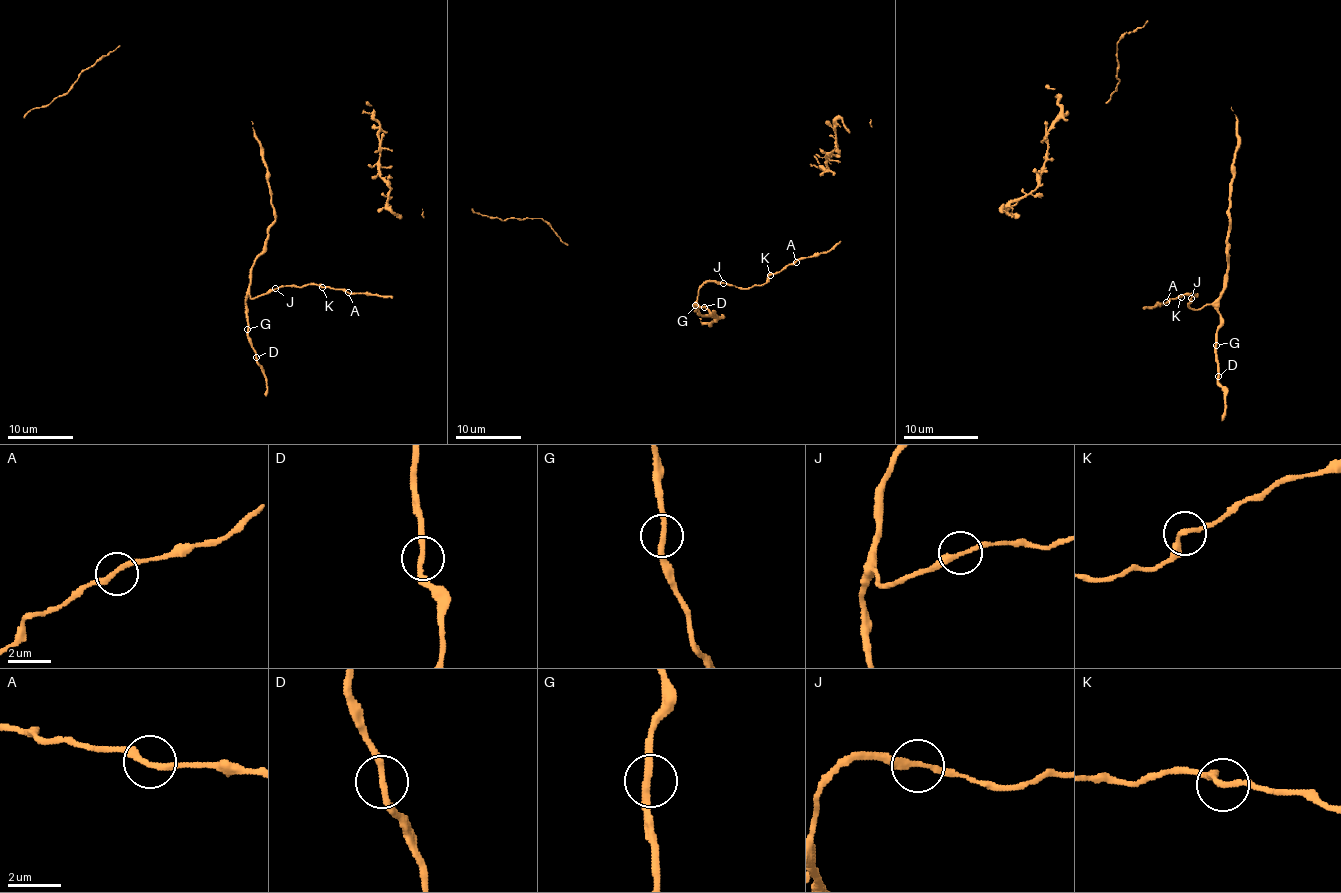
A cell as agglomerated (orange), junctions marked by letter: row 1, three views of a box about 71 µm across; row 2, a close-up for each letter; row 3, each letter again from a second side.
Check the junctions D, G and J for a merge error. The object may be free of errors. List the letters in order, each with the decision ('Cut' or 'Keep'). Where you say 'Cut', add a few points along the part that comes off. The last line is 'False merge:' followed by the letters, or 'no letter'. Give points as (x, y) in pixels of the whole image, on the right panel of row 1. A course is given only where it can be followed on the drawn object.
D: Keep
G: Keep
J: Keep
False merge: no letter

